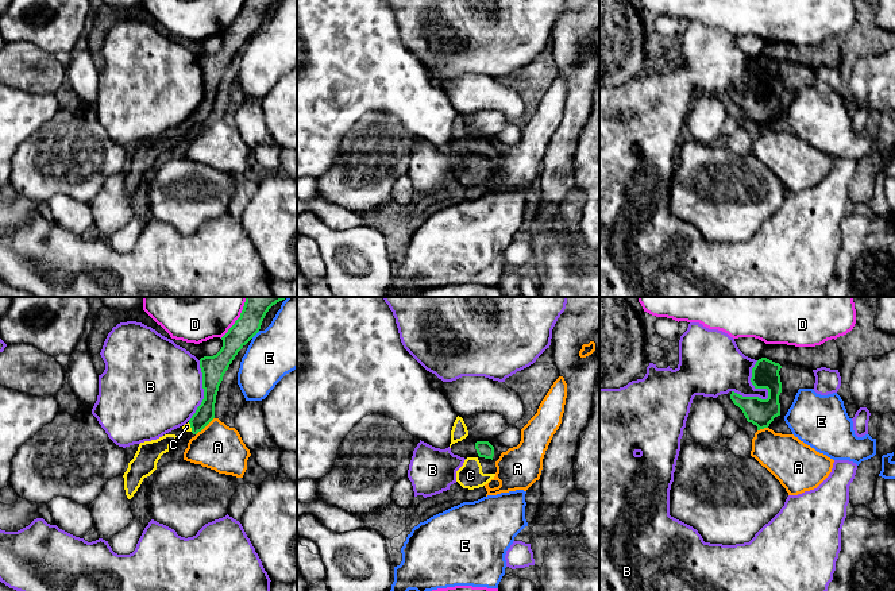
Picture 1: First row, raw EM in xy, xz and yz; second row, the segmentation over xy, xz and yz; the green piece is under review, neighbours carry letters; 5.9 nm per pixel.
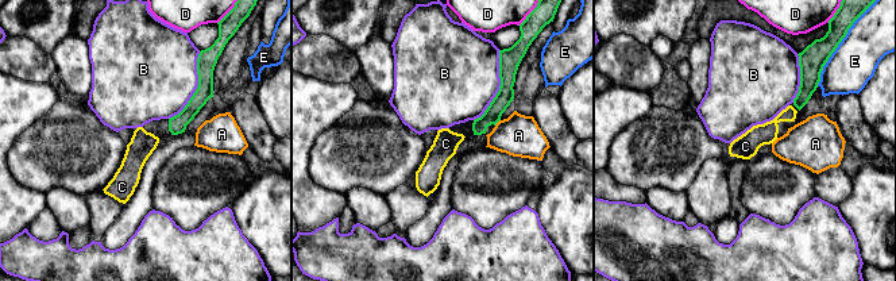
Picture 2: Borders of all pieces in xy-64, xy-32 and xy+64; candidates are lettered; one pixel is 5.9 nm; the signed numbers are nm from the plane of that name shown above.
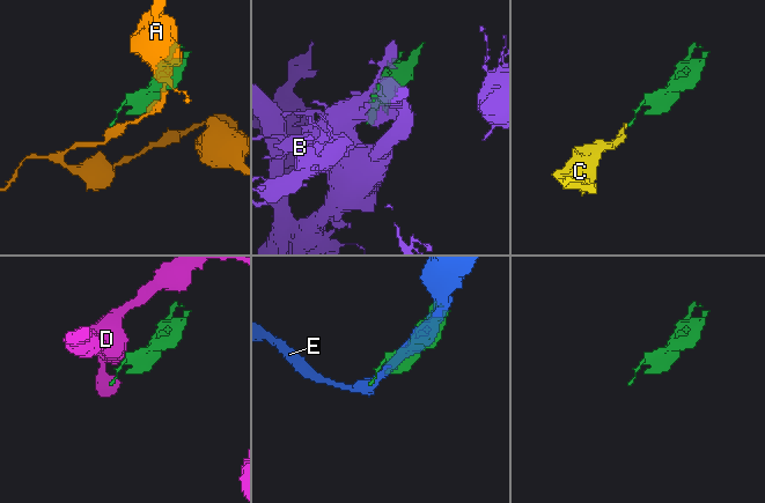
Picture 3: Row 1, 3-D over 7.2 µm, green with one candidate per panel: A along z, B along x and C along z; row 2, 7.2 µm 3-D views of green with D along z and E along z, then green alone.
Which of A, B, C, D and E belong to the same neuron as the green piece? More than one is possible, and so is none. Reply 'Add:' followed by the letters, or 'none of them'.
Add: C

